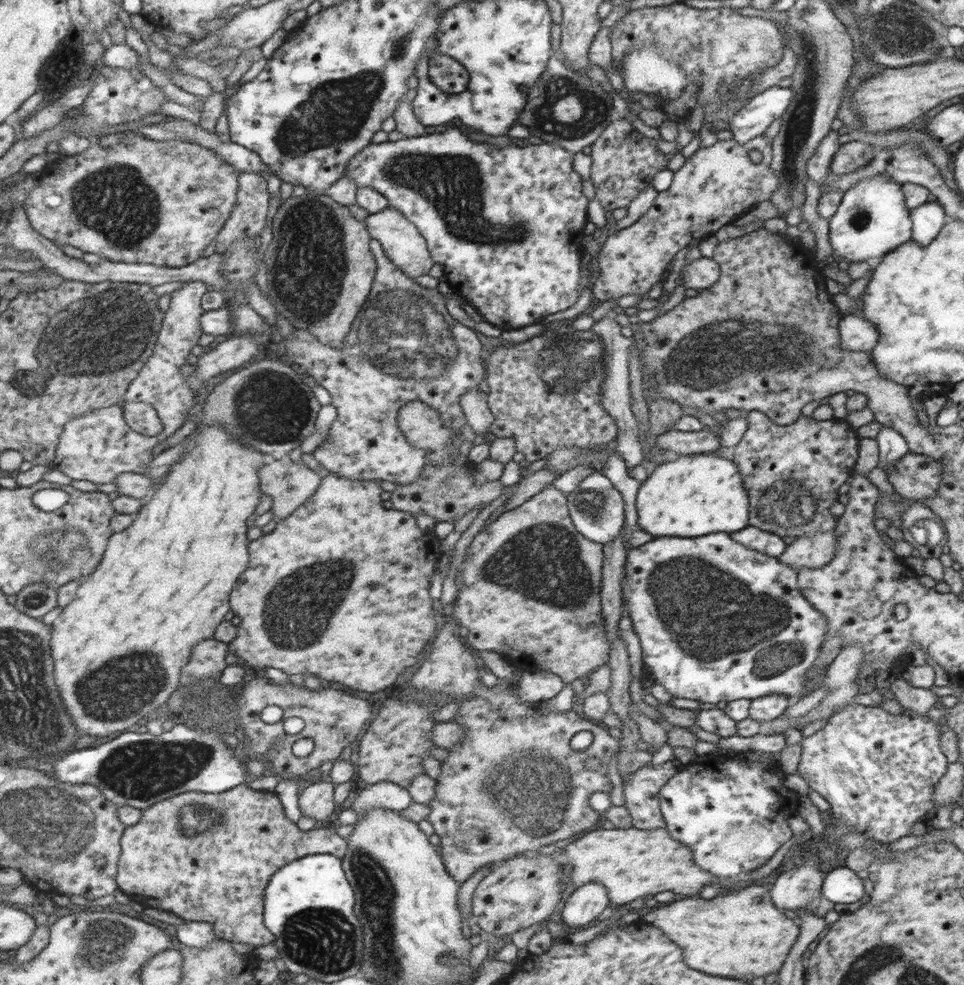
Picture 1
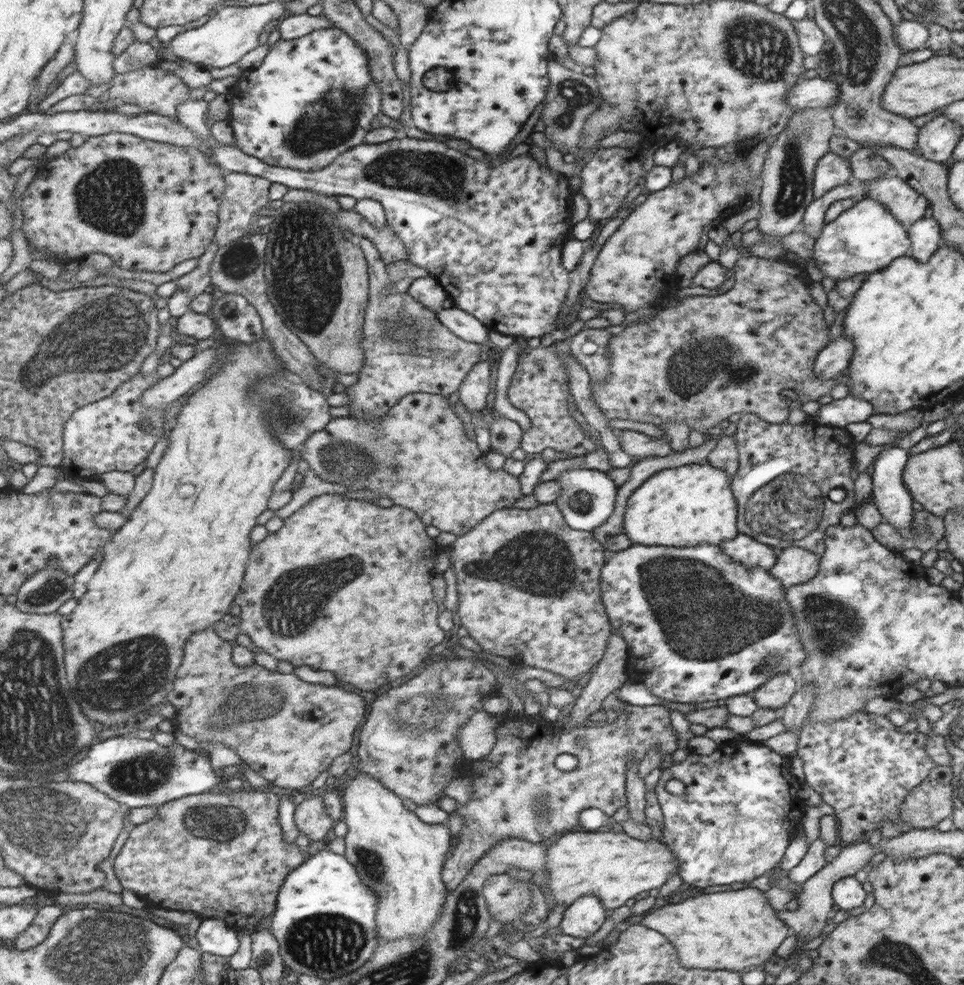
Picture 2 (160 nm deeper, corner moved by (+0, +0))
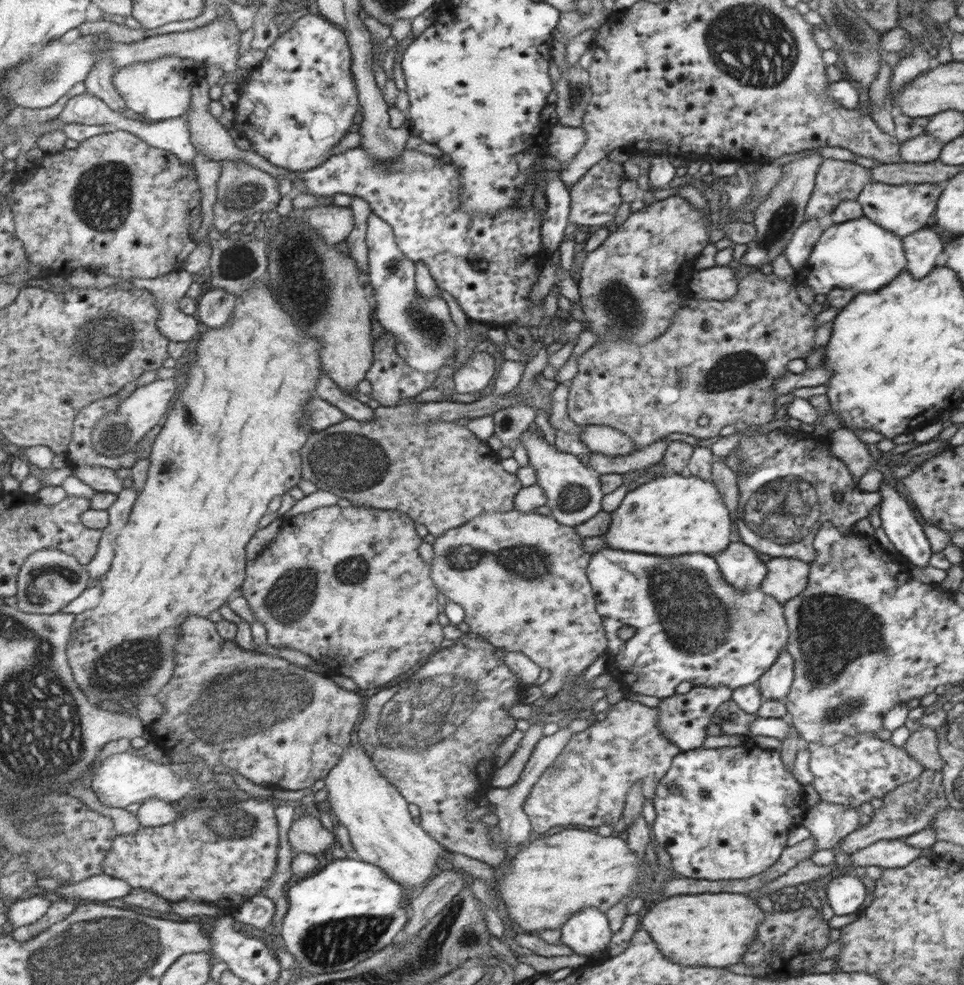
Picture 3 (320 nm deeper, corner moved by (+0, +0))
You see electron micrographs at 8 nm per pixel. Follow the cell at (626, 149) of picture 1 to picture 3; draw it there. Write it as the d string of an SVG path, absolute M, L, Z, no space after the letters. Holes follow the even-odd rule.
M606 158L595 163L577 183L572 184L569 188L569 214L567 217L569 224L576 226L602 226L605 222L609 222L617 210L617 206L621 204L619 198L619 182L623 180L621 174L621 164L609 162Z

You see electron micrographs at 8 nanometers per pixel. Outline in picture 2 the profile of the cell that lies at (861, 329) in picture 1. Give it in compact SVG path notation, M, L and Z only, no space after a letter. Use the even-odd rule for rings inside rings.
M844 334L829 342L815 359L814 376L825 380L839 376L848 367L852 352L851 339Z

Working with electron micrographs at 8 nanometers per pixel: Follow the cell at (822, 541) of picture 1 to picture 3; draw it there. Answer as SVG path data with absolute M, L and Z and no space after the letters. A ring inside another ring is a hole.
M771 558L765 563L766 576L760 591L774 598L782 606L806 588L810 565L797 559Z

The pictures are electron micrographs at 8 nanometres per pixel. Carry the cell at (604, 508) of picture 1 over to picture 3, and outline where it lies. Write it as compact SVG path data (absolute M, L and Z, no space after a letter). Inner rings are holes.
M527 428L517 440L525 448L528 464L535 471L536 486L545 492L545 505L548 507L549 516L558 524L577 526L599 512L599 500L603 494L599 492L598 474L593 474L589 468L585 468L573 454L563 454L554 445L547 444L540 432L529 432Z

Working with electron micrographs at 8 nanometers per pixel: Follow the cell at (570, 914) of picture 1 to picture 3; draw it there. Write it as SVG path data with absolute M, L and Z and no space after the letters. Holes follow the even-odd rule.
M592 906L581 908L559 928L561 944L570 948L571 953L586 957L593 962L590 955L603 950L611 936L605 915Z

